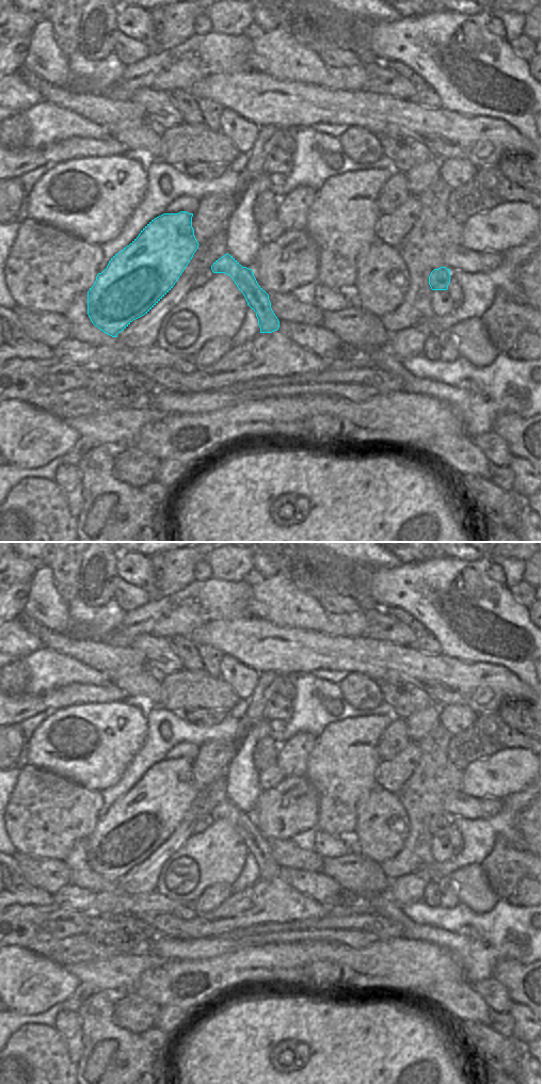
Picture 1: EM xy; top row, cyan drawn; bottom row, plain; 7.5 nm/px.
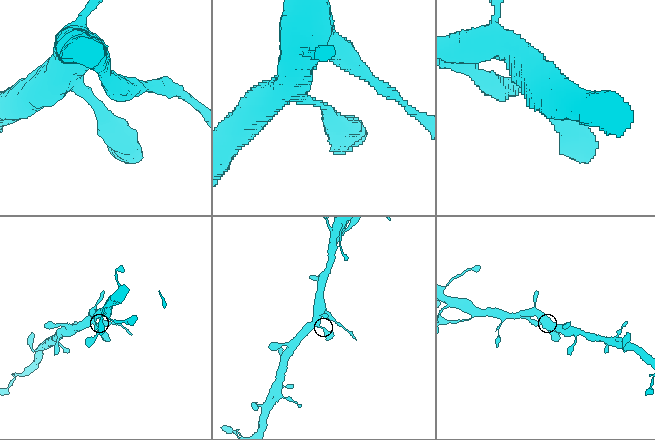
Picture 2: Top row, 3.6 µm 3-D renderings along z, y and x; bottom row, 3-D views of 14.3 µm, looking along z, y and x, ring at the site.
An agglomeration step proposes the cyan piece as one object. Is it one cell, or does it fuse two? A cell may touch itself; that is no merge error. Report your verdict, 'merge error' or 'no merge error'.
no merge error

